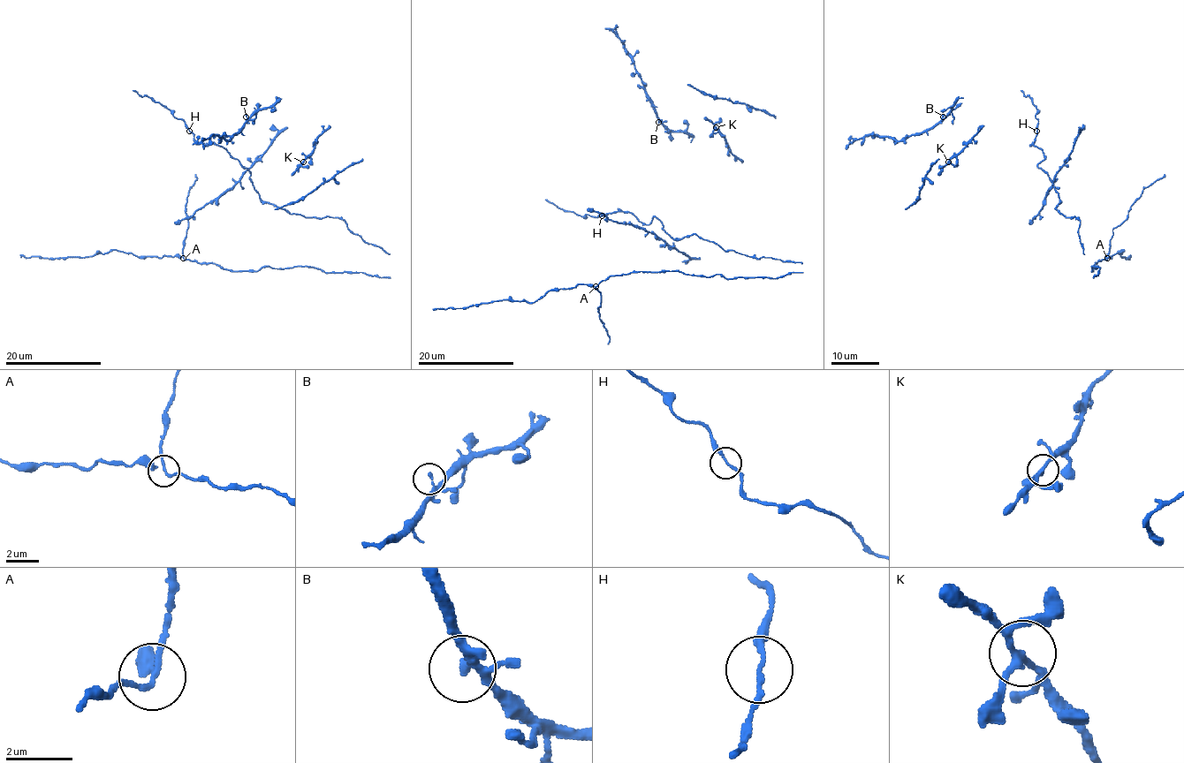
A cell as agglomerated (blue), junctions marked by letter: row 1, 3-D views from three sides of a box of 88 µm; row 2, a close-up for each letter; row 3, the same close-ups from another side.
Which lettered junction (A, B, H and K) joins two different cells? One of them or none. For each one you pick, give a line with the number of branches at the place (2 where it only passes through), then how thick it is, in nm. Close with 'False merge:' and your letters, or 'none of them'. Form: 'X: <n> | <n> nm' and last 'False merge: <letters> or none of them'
A: 3 | 120 nm
False merge: A

